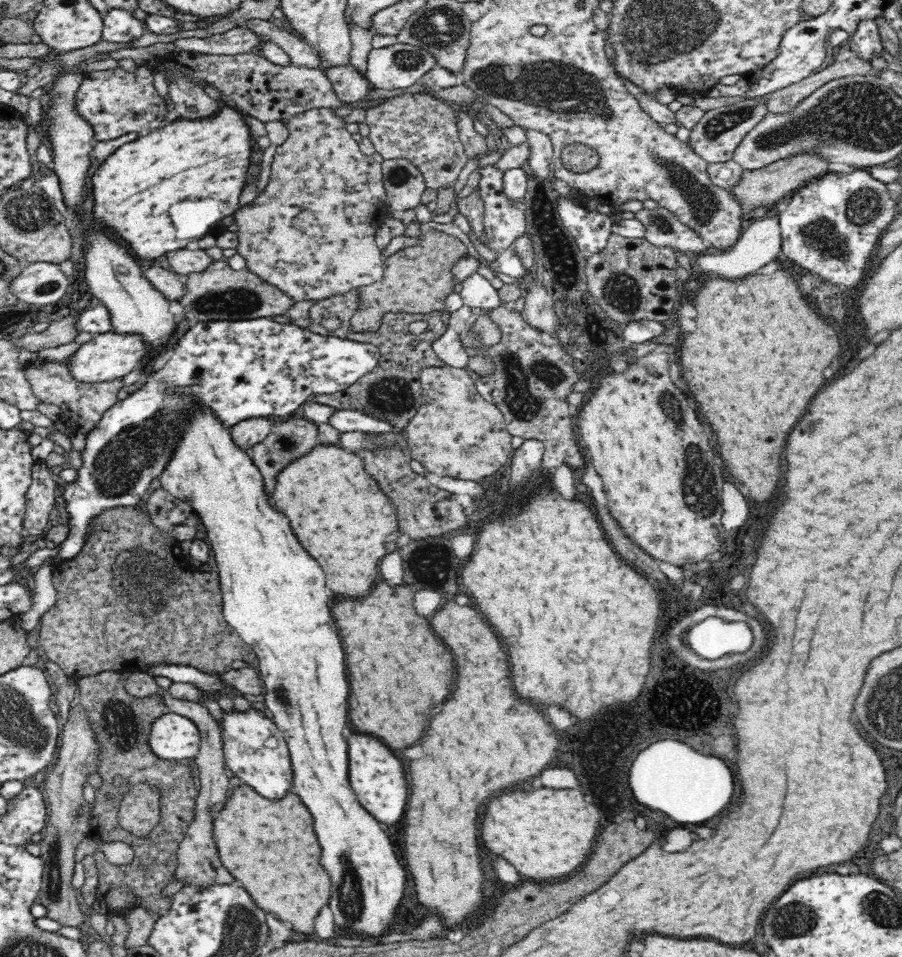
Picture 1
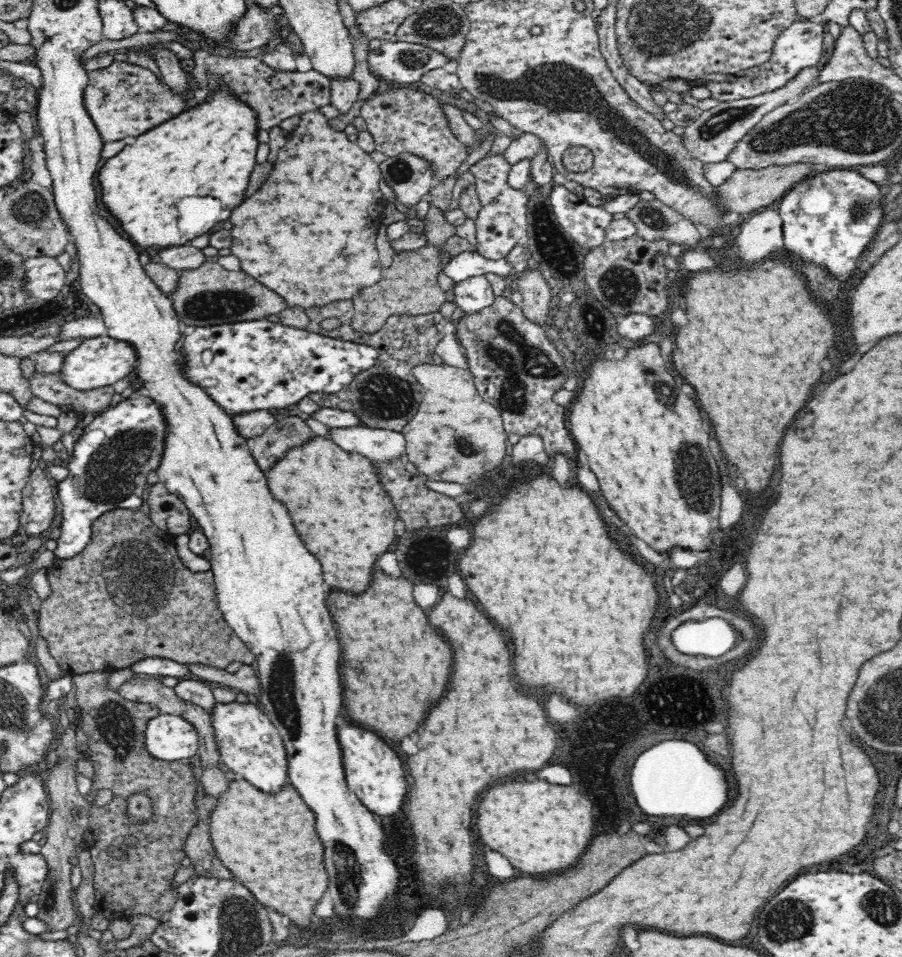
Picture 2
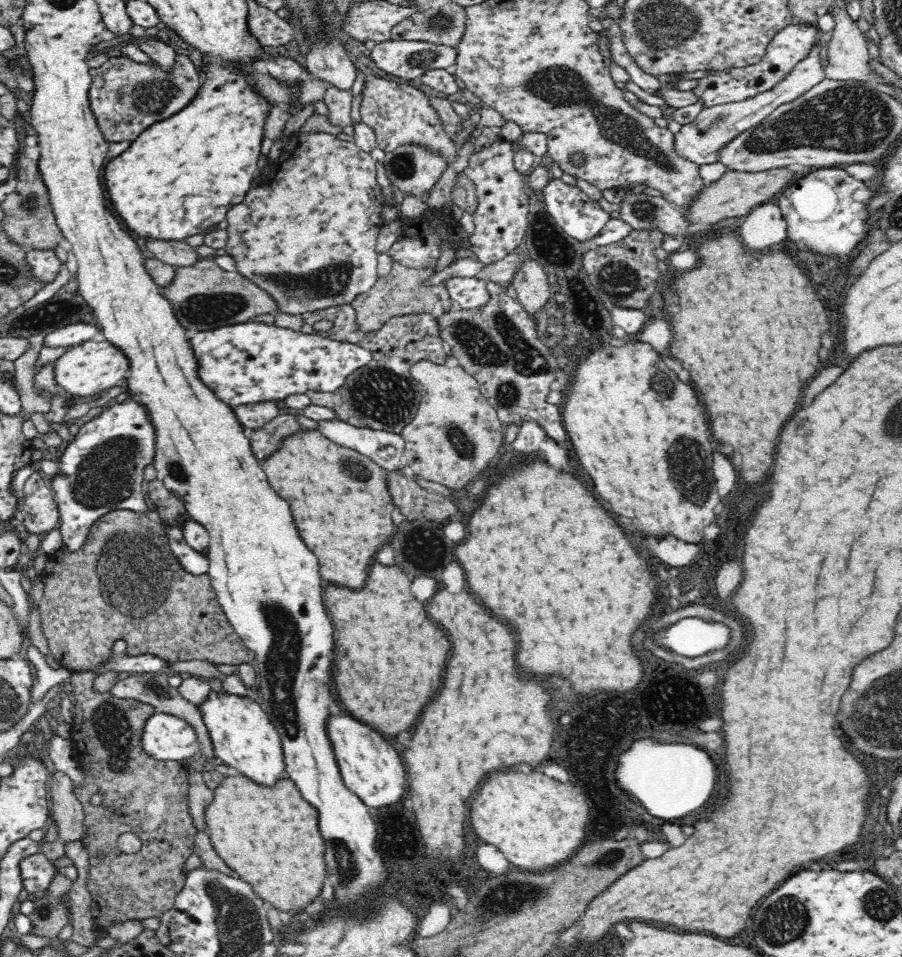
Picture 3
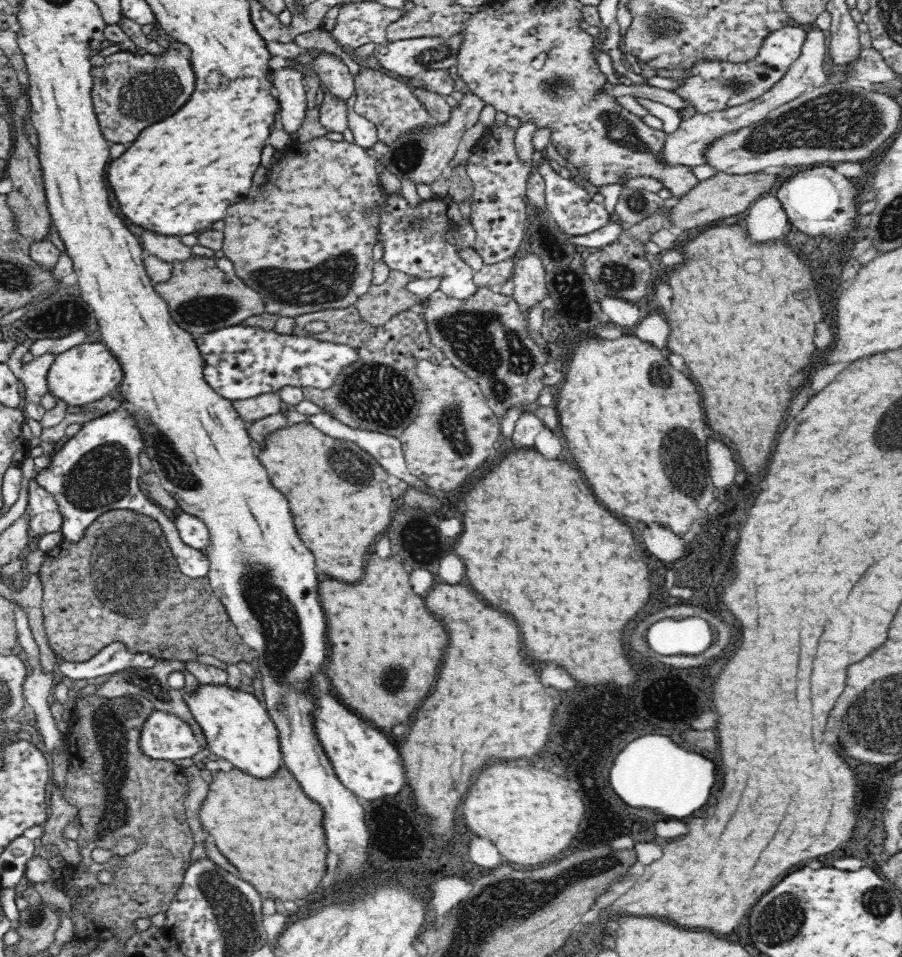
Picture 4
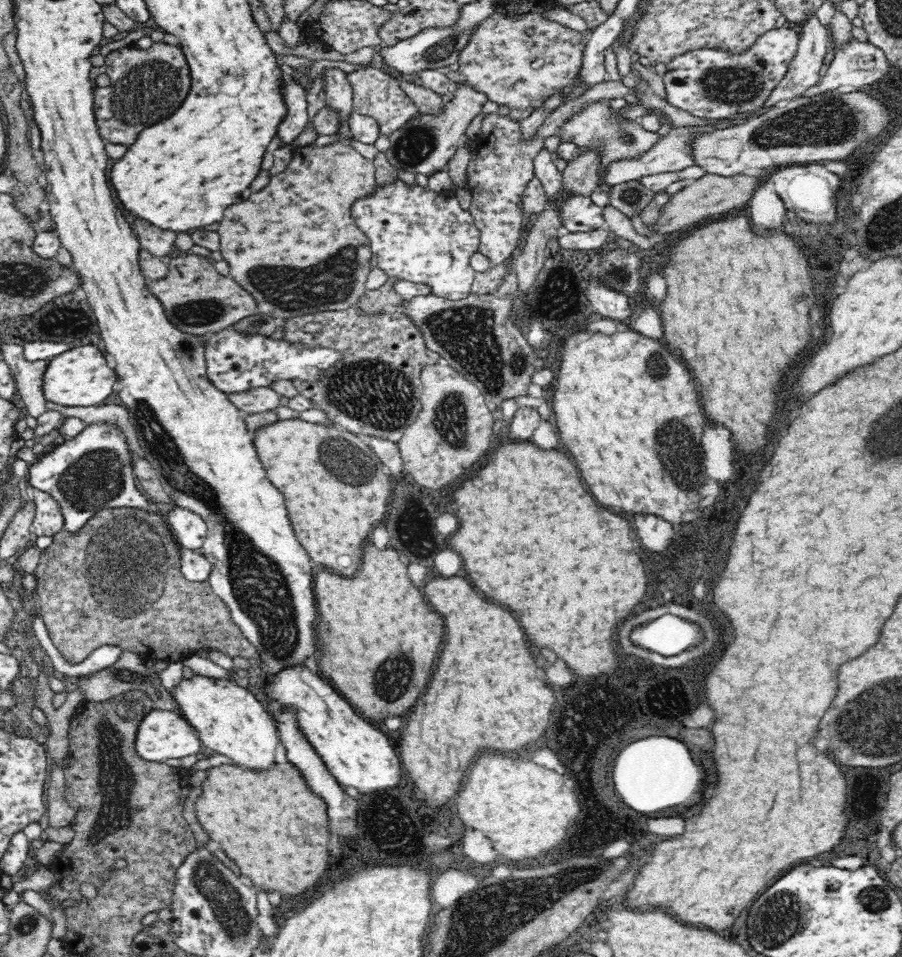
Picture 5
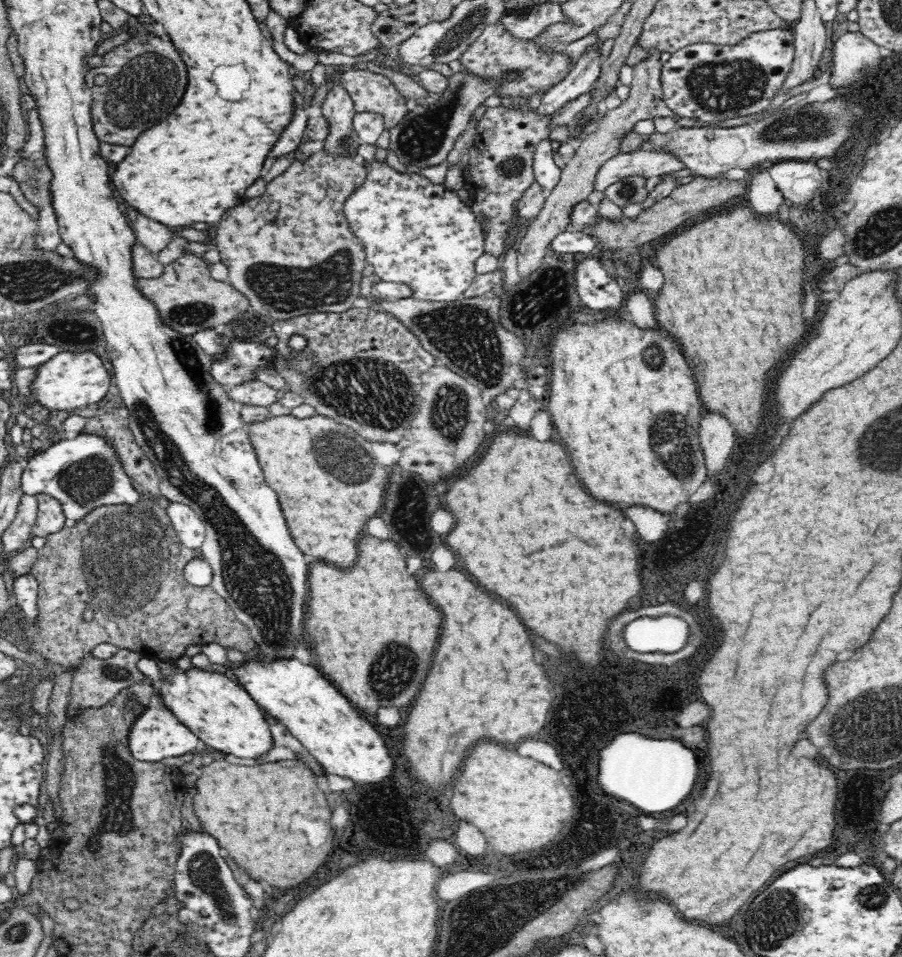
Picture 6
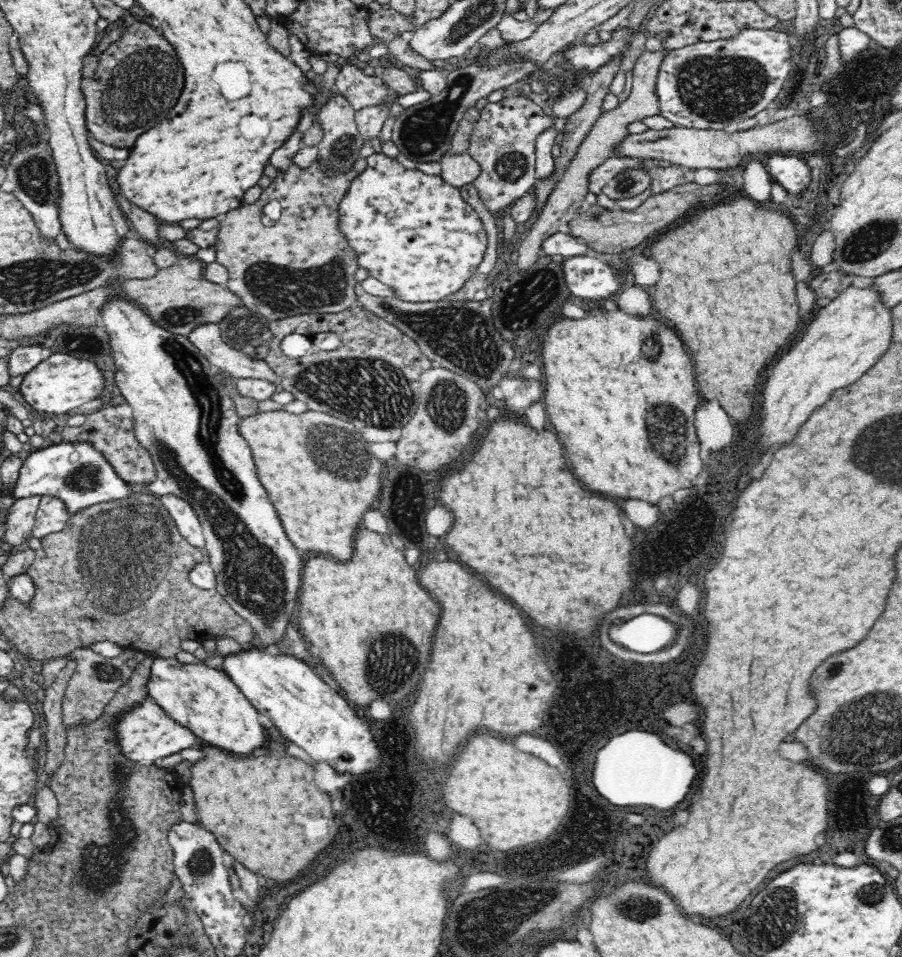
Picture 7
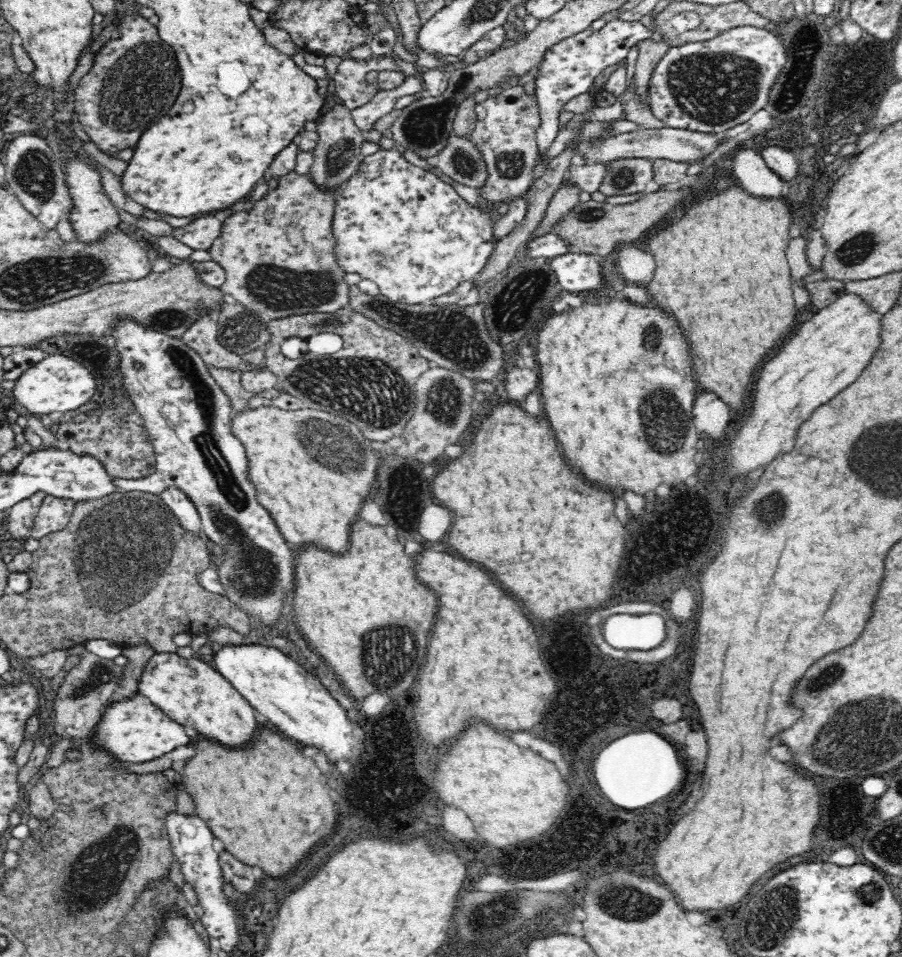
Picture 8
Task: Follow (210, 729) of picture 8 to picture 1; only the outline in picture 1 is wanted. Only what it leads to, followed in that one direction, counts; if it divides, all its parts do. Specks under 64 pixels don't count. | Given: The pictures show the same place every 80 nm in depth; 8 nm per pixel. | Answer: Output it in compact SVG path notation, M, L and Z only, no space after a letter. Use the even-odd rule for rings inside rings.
M253 704L244 711L222 710L220 735L222 735L222 752L225 766L233 774L242 778L259 795L269 800L280 800L292 788L292 763L290 751L282 731L274 721L263 713L261 706Z

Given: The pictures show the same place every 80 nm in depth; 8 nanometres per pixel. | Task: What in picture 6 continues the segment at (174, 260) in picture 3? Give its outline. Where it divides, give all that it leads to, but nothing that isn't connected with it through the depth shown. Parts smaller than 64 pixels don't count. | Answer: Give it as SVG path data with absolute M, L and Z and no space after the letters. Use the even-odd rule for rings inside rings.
M126 204L126 218L137 236L137 242L154 254L160 252L172 239L172 229L165 224L144 216L134 207Z

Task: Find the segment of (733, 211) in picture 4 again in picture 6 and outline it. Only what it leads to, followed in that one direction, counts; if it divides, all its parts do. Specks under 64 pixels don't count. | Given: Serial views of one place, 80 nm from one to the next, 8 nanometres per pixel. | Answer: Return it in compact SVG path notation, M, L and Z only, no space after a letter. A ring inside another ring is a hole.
M694 178L690 184L682 184L652 206L642 207L636 218L629 218L622 215L618 220L603 217L598 214L596 220L590 226L582 228L584 233L593 236L596 244L603 248L608 257L618 256L624 251L634 251L636 247L672 232L678 226L684 226L688 220L700 216L704 212L712 212L718 208L724 208L734 198L744 197L744 190L747 188L747 180L710 180L707 178Z

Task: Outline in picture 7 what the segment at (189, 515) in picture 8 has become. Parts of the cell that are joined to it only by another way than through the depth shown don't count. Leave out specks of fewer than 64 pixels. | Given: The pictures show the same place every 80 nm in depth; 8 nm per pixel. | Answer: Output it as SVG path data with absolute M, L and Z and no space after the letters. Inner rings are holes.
M164 494L161 497L161 503L167 508L182 537L188 540L190 545L204 549L202 548L202 546L205 547L203 527L194 507L175 494Z

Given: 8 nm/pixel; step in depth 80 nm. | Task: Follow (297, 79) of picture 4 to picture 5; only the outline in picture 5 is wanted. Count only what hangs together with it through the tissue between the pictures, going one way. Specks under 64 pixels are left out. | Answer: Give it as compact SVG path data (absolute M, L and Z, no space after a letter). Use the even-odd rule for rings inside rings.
M296 81L290 82L286 85L286 89L283 90L283 95L286 96L286 107L288 112L286 120L279 124L278 127L278 144L277 148L284 146L293 146L292 142L302 134L306 129L306 123L309 122L307 114L307 96L300 84Z

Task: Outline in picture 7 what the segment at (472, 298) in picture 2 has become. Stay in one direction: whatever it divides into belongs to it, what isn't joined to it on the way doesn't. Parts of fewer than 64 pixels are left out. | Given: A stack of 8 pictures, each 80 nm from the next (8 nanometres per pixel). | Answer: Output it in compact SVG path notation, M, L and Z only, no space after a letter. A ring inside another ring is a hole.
M382 152L374 153L372 156L362 159L357 176L350 184L342 200L340 200L340 204L338 204L338 229L344 235L346 243L350 245L350 251L354 251L358 268L365 268L368 271L368 276L376 278L386 286L390 286L394 291L394 297L411 303L442 301L442 298L447 298L450 294L458 292L463 284L470 281L473 276L478 275L478 265L486 254L487 237L482 219L470 204L463 199L461 191L446 183L440 175L429 176L416 168L404 167L396 157L390 157Z

